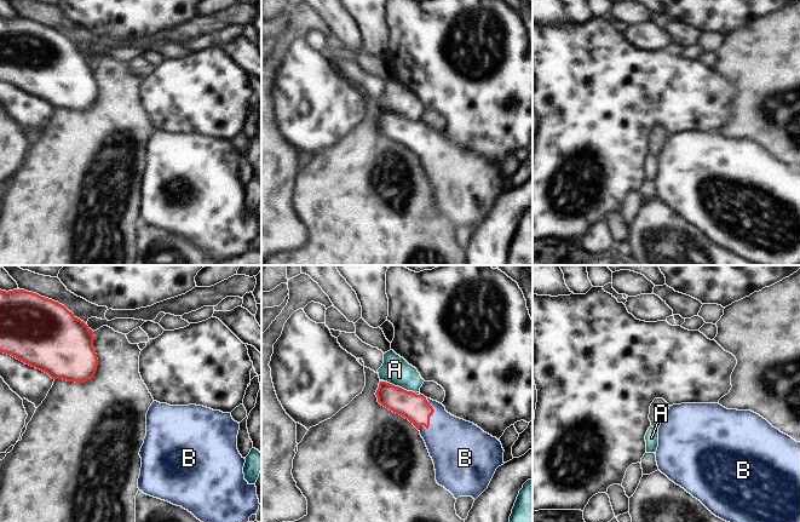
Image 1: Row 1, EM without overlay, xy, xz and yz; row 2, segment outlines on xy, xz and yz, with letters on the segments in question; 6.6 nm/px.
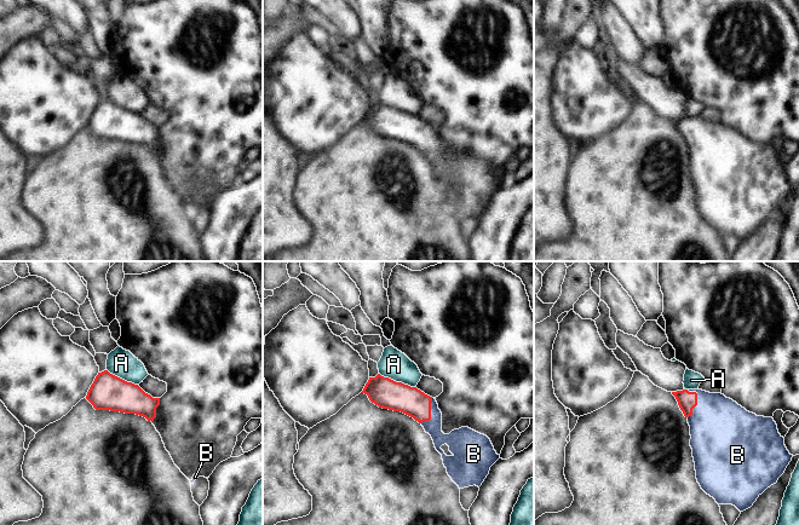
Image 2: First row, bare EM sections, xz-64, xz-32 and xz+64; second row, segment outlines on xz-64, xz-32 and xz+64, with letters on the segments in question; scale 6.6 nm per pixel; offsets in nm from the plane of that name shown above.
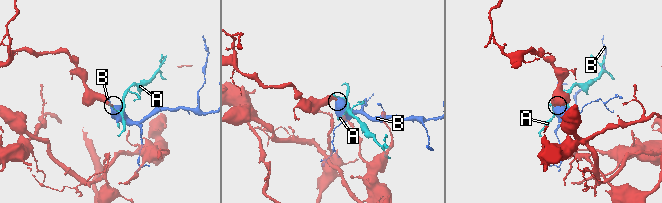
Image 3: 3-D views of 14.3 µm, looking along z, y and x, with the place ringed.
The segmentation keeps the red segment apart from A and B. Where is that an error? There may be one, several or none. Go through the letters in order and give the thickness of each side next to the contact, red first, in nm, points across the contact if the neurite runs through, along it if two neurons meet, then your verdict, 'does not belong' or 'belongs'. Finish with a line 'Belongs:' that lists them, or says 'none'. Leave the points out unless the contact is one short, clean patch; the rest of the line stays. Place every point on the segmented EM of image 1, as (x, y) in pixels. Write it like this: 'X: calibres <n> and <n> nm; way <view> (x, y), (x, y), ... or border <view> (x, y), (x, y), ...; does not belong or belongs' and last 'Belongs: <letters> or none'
A: calibres 180 and 190 nm; border xz (387, 382), (412, 390), (415, 394); does not belong
B: calibres 180 and 360 nm; way xz (415, 408), (430, 416), (454, 445); belongs
Belongs: B

